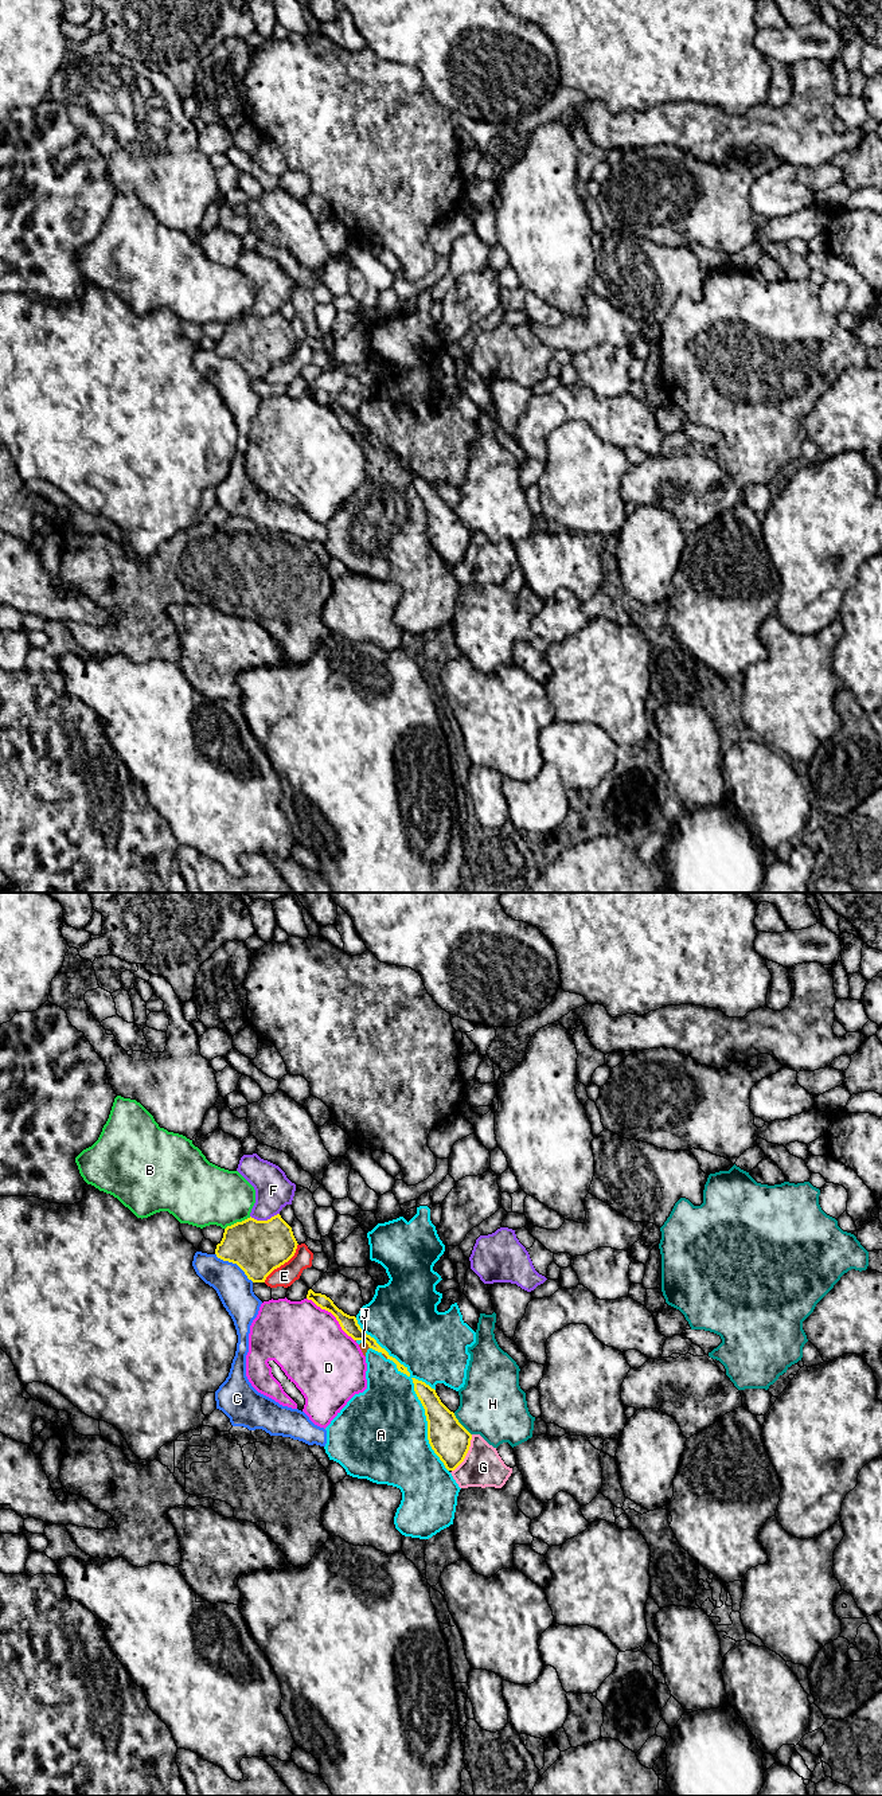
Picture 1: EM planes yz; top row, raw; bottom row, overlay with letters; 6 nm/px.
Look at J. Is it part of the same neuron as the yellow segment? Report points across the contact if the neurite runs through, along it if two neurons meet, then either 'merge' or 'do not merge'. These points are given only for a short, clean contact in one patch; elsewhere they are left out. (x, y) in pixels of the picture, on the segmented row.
border yz (362, 1340), (370, 1347); do not merge

